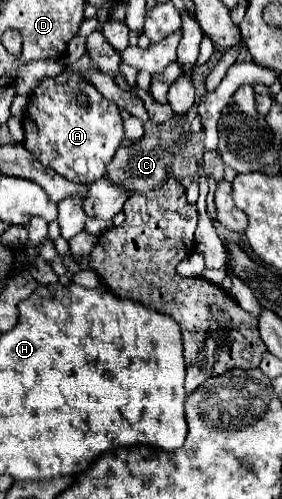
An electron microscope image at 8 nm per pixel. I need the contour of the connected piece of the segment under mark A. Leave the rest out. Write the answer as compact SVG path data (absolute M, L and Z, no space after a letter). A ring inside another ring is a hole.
M63 71L57 77L45 77L29 95L23 115L25 149L41 165L53 169L69 181L91 185L99 181L123 141L123 119L113 101L101 97L93 85L81 81L77 71Z

